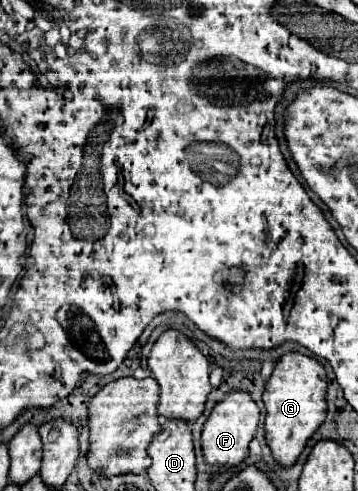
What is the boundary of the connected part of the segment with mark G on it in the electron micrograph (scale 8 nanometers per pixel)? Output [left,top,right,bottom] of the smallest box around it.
[263,352,327,468]

